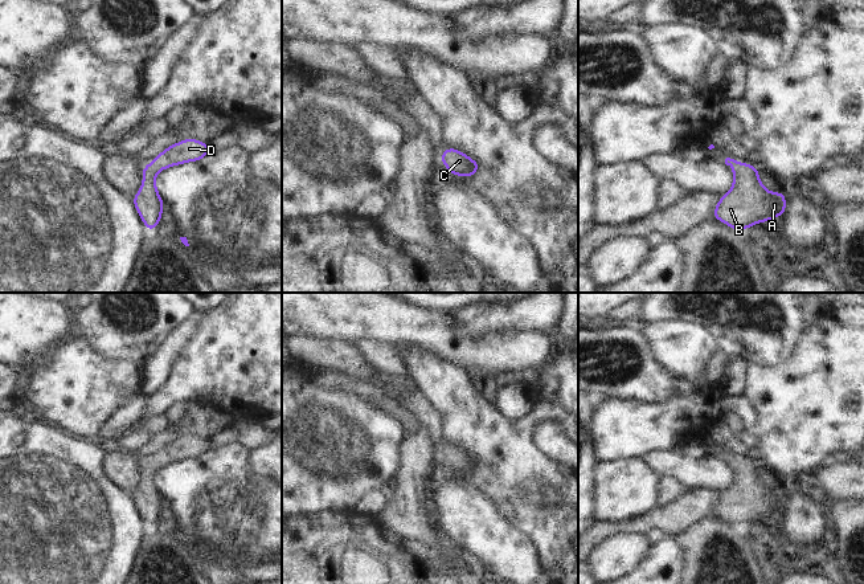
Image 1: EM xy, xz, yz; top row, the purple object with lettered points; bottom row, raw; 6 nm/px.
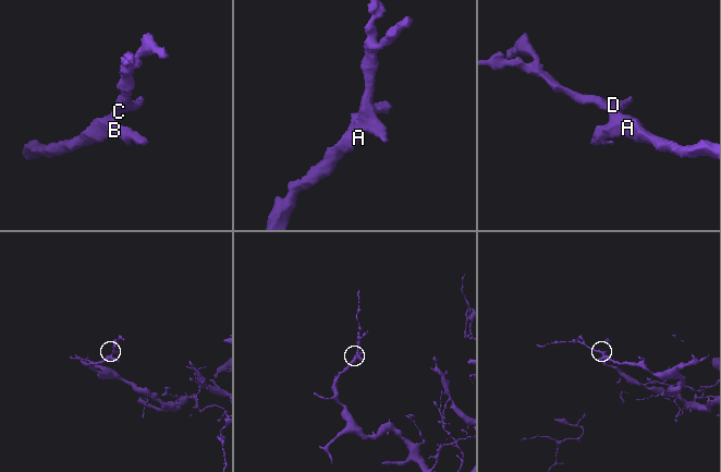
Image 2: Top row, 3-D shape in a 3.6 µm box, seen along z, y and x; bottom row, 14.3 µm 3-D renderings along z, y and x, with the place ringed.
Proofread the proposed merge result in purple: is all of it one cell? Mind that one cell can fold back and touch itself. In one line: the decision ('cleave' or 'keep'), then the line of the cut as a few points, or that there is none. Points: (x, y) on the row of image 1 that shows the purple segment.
keep; cut none

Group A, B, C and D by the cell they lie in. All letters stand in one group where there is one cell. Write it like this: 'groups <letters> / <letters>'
groups A B C D

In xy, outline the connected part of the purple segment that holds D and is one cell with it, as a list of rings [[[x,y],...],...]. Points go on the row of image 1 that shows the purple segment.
[[[189,138],[171,144],[148,166],[143,166],[143,181],[139,192],[132,197],[132,203],[148,230],[156,229],[164,211],[164,200],[156,189],[156,173],[177,164],[201,160],[209,152],[208,143]]]

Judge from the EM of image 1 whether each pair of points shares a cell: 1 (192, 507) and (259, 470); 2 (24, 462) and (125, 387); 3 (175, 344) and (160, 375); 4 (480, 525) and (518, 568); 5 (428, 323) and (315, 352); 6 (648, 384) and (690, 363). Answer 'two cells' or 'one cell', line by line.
1: two cells
2: two cells
3: one cell
4: one cell
5: two cells
6: two cells

